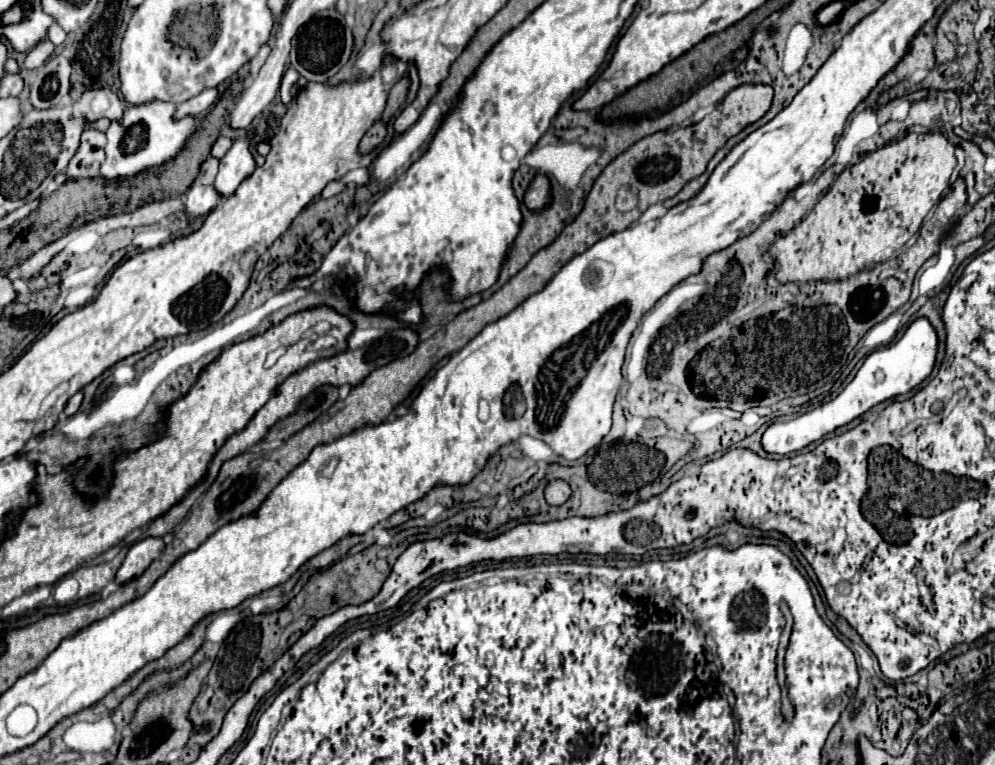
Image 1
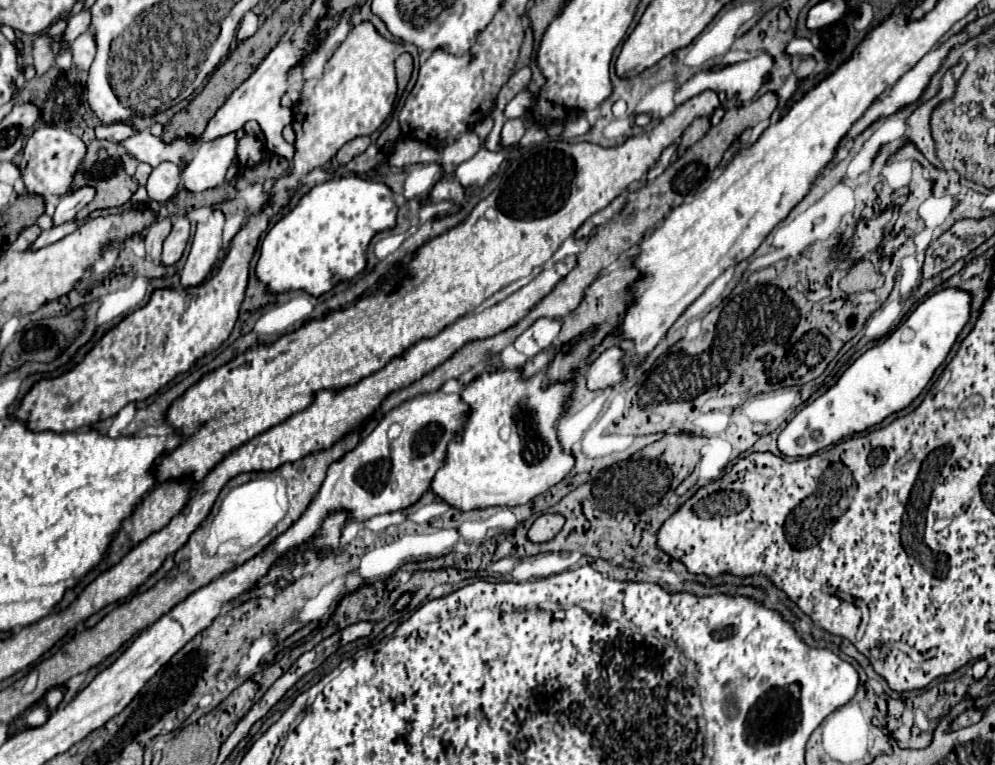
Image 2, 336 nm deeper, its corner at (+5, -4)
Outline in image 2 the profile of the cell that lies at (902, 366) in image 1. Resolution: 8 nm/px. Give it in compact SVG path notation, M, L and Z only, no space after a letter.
M946 288L940 290L932 296L928 296L908 318L904 324L900 324L884 342L872 346L870 350L866 350L842 376L840 380L820 398L816 398L812 404L804 406L790 422L788 426L780 432L778 436L778 450L784 456L800 456L800 458L808 458L814 452L840 442L846 436L864 432L866 428L872 428L876 424L880 424L886 416L906 408L922 390L924 386L930 382L932 374L936 372L936 368L946 360L952 344L956 342L958 334L962 332L962 328L966 326L970 318L970 294L956 290L956 288Z

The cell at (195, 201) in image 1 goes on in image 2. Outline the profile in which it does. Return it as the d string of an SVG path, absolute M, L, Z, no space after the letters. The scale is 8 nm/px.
M178 216L170 236L164 240L164 252L162 252L162 264L174 264L180 260L186 242L190 238L190 220L186 216Z

